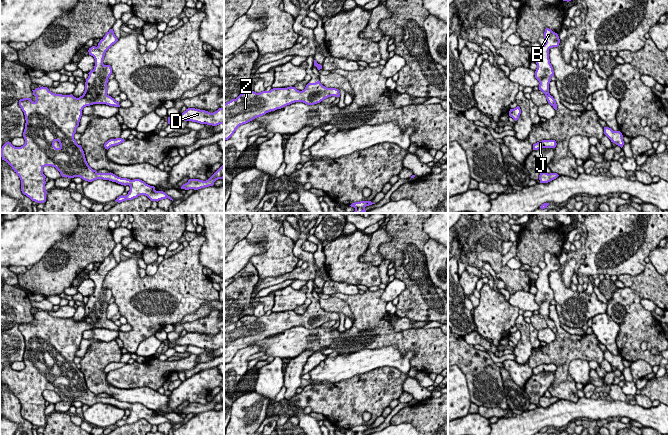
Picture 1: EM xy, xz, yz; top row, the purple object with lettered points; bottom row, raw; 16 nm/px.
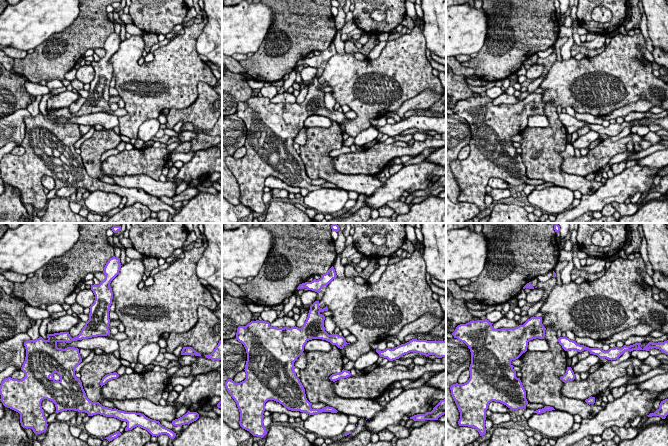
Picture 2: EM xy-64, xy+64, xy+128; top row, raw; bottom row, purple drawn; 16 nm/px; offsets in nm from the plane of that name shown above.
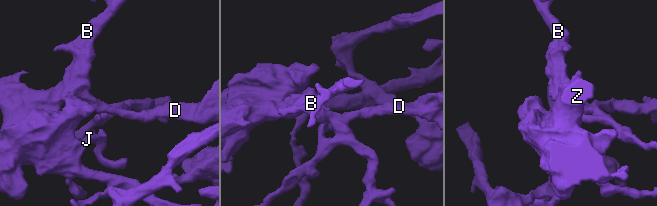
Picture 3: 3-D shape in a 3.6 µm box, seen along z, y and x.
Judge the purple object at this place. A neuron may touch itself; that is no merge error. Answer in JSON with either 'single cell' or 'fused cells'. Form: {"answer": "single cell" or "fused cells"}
{"answer": "single cell"}

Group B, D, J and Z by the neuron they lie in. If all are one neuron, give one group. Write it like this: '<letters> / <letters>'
B D J Z

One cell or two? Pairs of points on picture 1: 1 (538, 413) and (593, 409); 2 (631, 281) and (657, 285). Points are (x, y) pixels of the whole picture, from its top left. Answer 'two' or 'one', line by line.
1: one
2: one

